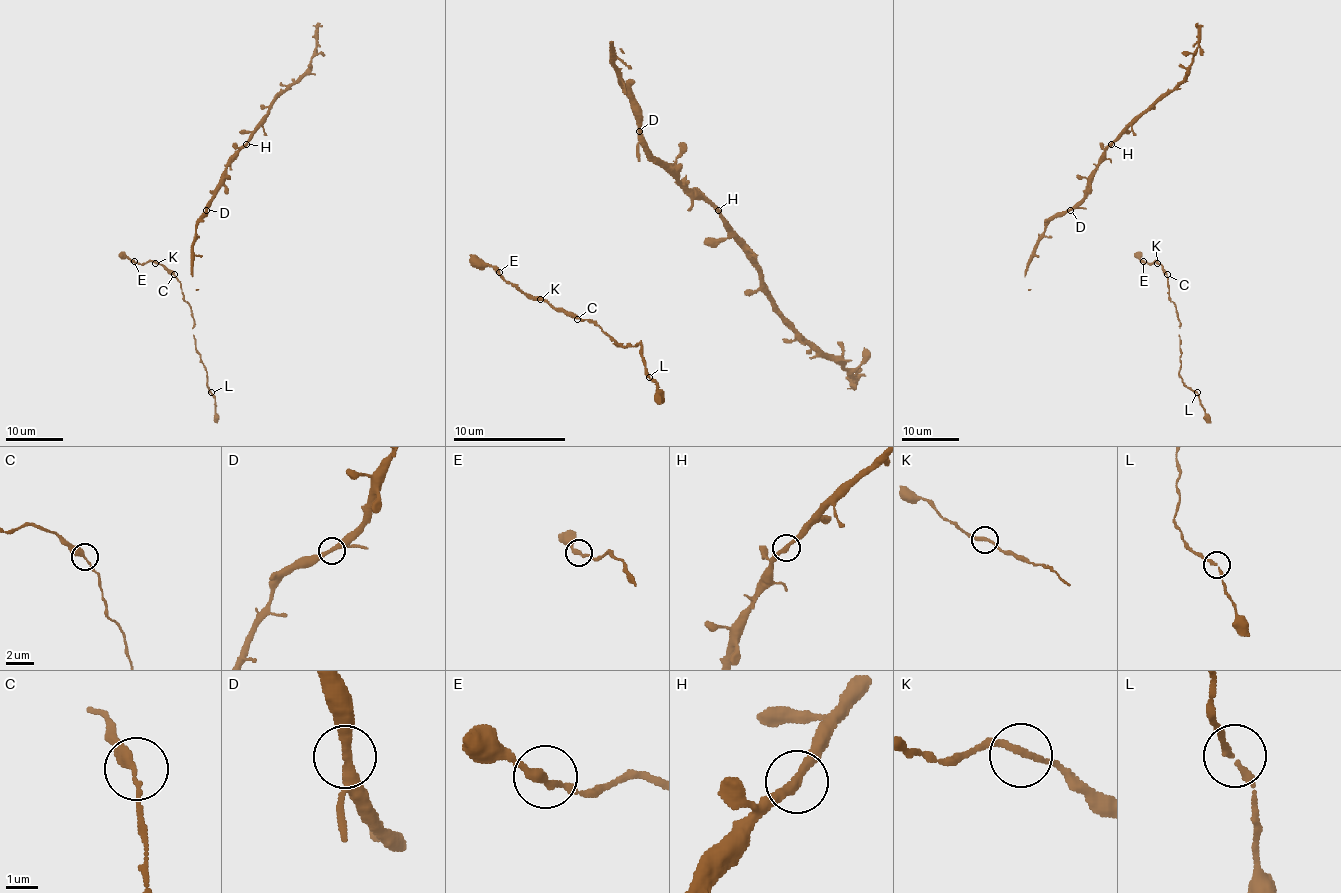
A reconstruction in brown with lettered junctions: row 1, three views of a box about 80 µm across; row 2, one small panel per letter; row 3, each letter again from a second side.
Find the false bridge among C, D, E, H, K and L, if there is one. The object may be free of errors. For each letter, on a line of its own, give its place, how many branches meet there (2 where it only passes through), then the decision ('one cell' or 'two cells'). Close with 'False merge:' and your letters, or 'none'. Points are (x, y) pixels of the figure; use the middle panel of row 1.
C: (577, 319) | 2 | one cell
D: (639, 131) | 2 | one cell
E: (499, 272) | 2 | one cell
H: (718, 210) | 2 | one cell
K: (540, 299) | 2 | one cell
L: (649, 377) | 2 | one cell
False merge: none

